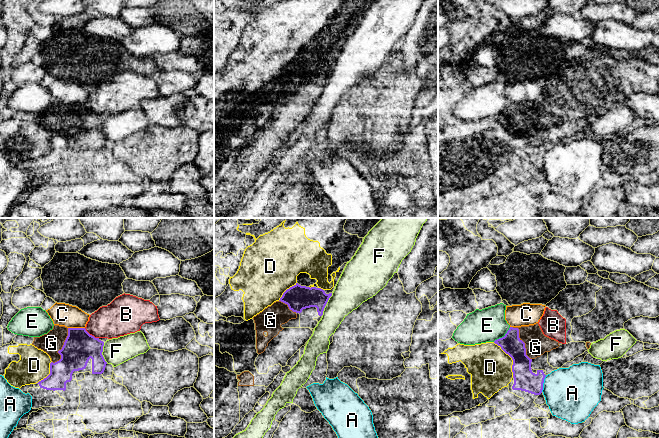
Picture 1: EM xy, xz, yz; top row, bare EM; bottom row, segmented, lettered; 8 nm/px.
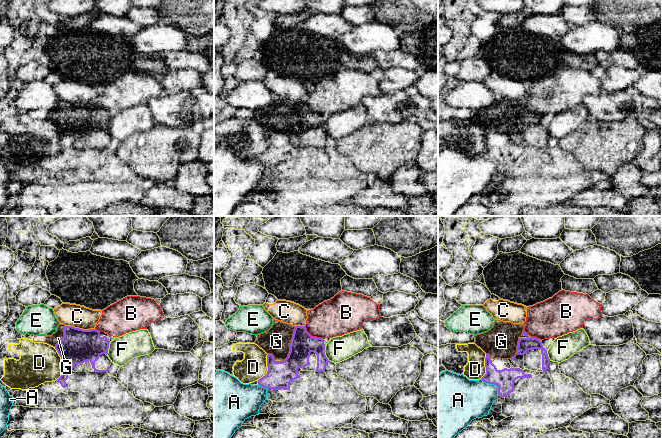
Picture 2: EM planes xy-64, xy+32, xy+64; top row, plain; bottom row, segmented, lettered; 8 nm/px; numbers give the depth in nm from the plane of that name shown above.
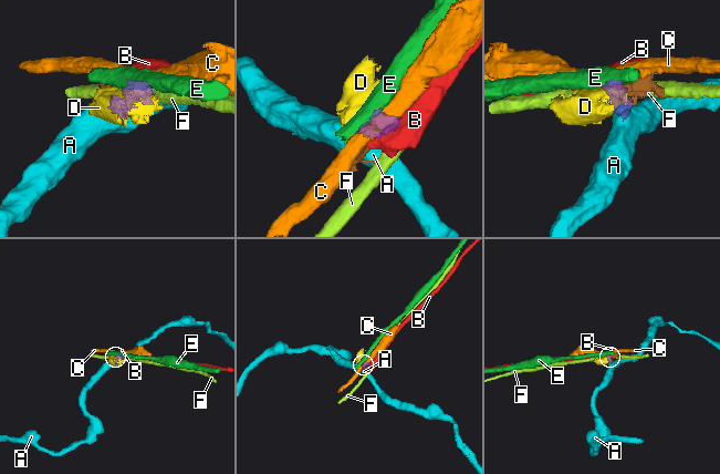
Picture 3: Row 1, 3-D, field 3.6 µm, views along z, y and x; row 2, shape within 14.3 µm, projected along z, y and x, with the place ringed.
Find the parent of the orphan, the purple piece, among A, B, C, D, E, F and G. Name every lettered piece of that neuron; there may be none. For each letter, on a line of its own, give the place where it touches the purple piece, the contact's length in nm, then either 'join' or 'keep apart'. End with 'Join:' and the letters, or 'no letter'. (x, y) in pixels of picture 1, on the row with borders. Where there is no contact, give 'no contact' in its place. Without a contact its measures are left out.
A: yz (543, 382) | 140 nm | keep apart
B: xy (91, 335) | 150 nm | keep apart
C: xy (76, 328) | 140 nm | keep apart
D: yz (512, 359) | 340 nm | keep apart
E: yz (502, 337) | 180 nm | keep apart
F: xz (326, 303) | 200 nm | keep apart
G: xy (62, 347) | 320 nm | join
Join: G

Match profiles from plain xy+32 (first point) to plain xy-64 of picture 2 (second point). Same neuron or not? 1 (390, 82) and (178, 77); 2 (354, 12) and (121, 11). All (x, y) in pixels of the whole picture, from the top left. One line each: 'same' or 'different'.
1: same
2: different

